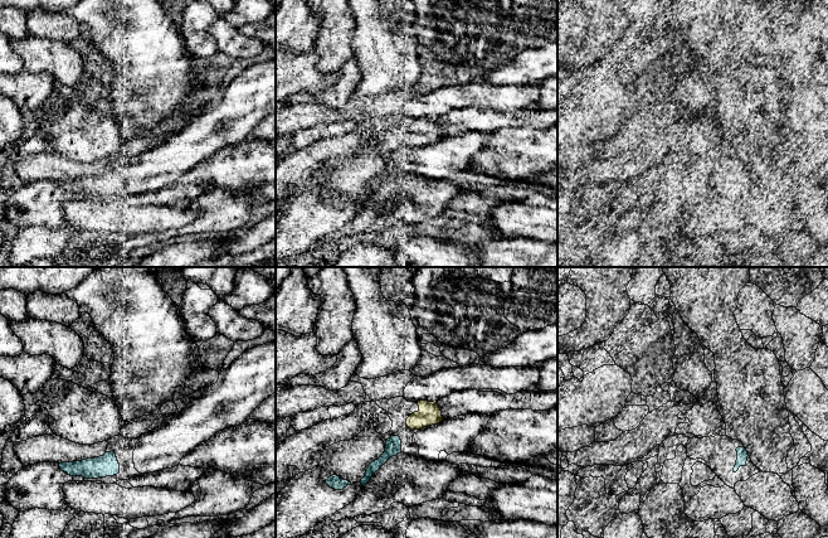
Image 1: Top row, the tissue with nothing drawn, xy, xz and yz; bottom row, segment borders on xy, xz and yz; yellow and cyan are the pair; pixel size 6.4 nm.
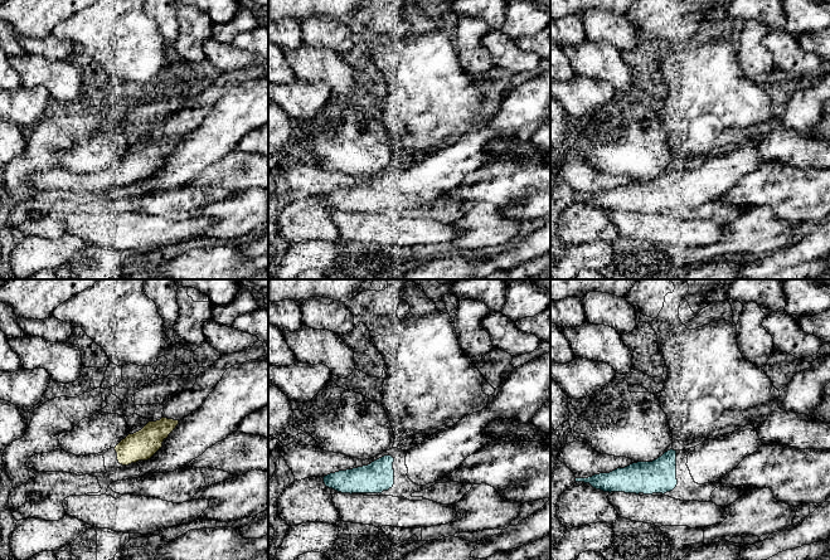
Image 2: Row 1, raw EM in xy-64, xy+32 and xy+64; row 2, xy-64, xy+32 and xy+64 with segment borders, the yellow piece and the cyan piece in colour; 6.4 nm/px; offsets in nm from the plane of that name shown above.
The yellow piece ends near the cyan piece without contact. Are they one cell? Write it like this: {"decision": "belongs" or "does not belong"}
{"decision": "does not belong"}

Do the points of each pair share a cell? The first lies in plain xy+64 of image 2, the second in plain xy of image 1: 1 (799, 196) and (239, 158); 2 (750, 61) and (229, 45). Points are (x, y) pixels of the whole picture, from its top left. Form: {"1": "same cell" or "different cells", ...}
{"1": "same cell", "2": "different cells"}

